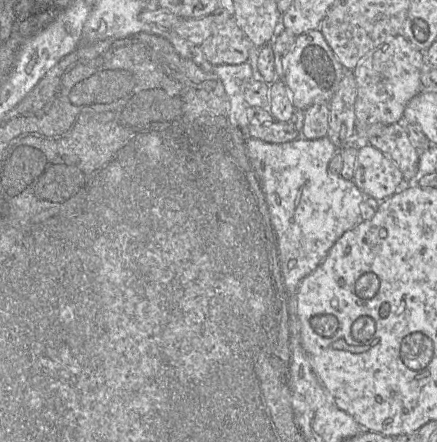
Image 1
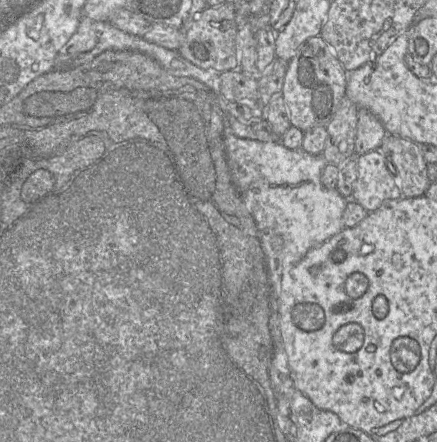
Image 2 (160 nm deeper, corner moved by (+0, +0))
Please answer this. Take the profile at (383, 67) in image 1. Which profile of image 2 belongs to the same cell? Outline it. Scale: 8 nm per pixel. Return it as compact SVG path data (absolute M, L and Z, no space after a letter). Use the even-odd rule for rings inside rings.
M358 108L355 137L356 156L378 150L386 135L384 126L375 115L365 108Z

